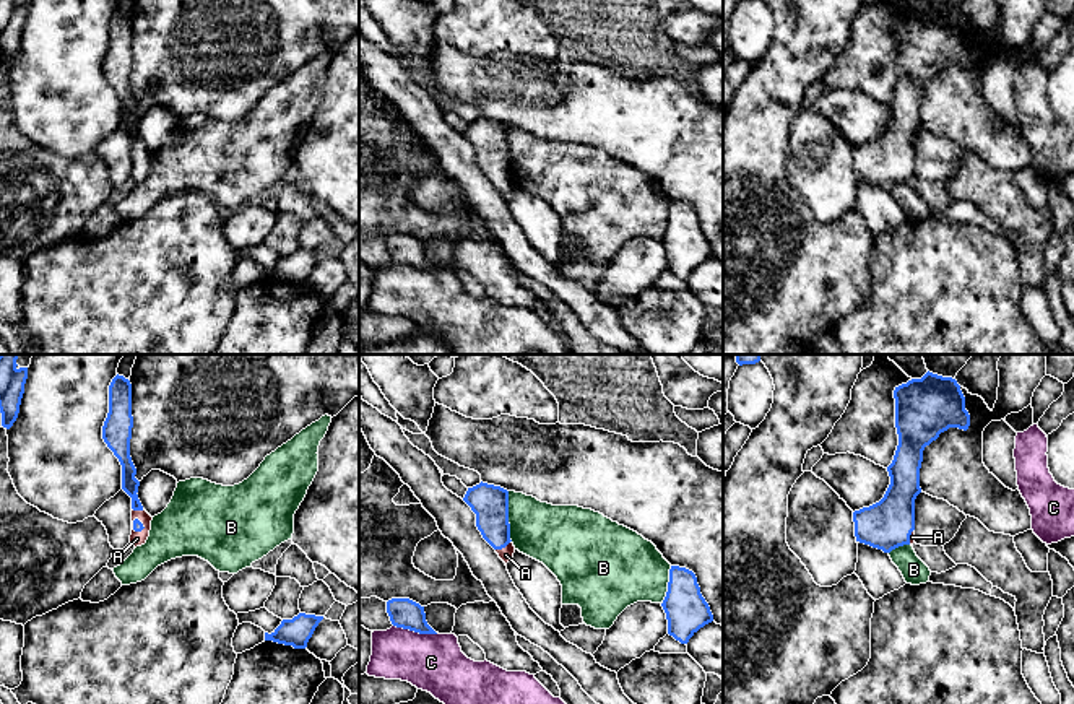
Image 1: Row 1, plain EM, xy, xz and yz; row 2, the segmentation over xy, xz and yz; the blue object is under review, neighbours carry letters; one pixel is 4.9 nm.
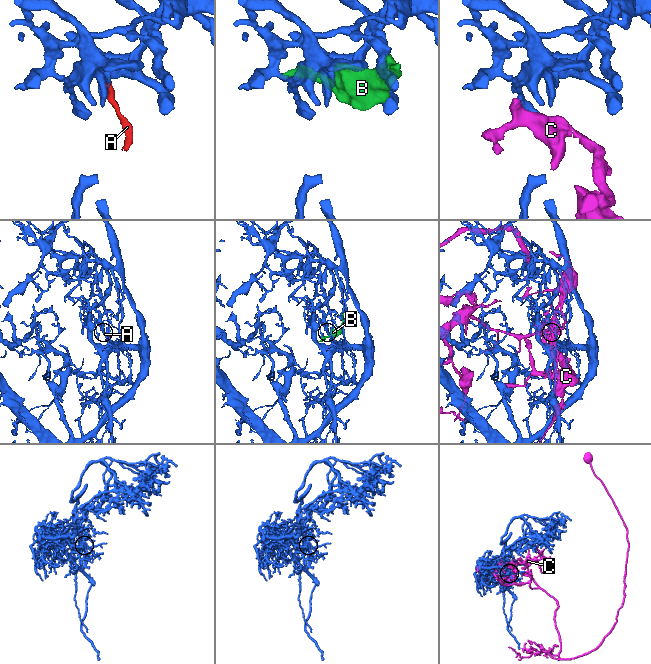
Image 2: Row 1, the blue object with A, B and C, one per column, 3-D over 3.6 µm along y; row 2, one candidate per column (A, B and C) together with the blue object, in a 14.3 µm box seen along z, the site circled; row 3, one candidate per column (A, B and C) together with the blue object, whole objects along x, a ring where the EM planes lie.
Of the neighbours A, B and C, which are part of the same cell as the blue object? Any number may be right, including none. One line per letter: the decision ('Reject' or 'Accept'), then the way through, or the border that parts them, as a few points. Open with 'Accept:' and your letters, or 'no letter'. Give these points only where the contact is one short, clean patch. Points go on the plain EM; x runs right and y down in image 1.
Accept: A
A: Accept. Path across: xz (489, 139), (491, 155), (502, 182), (506, 191)
B: Reject
C: Reject

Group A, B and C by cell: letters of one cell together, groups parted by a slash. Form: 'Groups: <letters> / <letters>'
Groups: A / B / C

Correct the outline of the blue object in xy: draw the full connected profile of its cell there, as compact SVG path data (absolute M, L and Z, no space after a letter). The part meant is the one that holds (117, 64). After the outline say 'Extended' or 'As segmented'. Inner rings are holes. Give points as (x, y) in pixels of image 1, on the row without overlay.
M115 11L109 21L109 49L102 62L102 75L122 101L122 125L132 133L130 179L136 184L146 179L153 153L138 135L140 117L130 93L133 52L132 20L123 11Z. Extended

